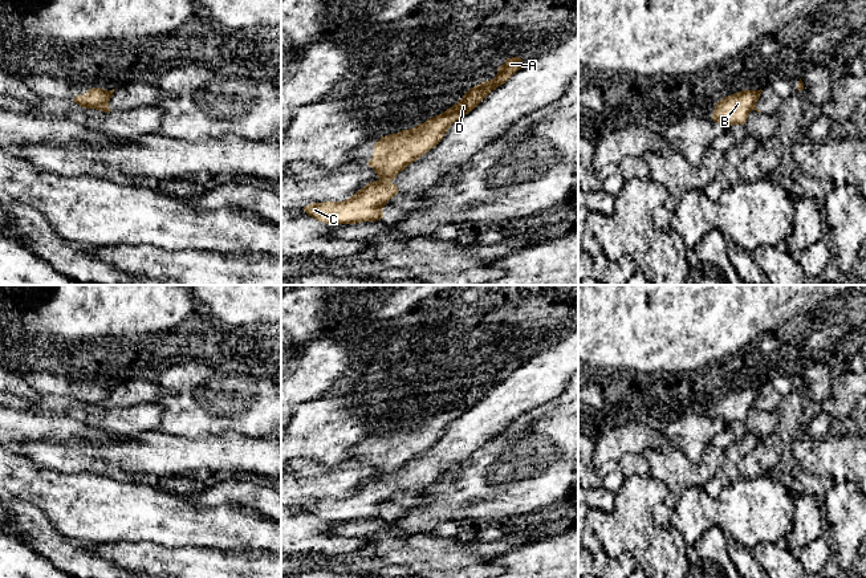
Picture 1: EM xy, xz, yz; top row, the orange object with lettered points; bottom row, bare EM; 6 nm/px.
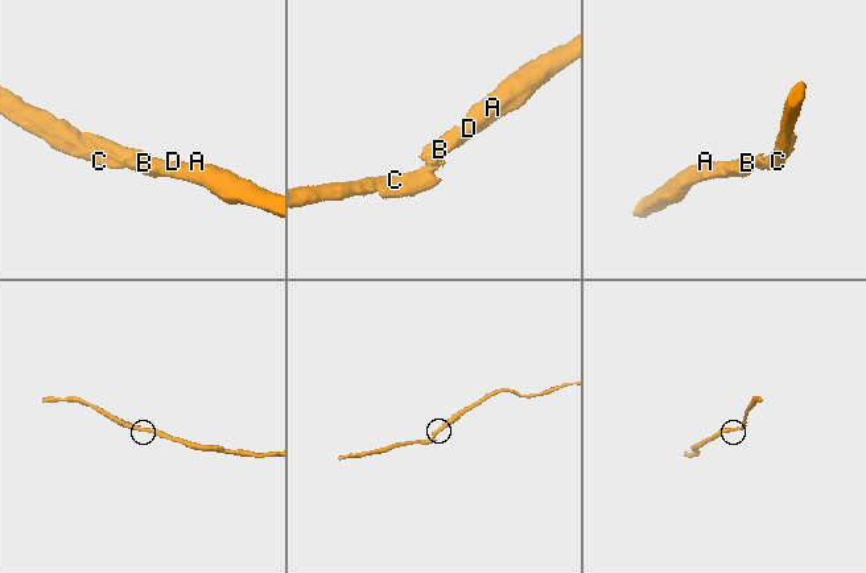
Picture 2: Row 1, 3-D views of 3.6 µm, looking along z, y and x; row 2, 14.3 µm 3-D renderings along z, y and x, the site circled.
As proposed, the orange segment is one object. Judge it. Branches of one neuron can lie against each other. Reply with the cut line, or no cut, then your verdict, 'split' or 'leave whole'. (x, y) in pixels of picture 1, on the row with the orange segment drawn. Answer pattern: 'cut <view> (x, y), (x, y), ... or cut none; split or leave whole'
cut xz (395, 174), (379, 179); split

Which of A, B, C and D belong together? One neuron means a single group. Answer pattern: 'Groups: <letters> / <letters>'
Groups: A B D / C

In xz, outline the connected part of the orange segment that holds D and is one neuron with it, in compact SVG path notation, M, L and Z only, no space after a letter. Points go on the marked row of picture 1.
M520 57L507 58L505 64L499 66L493 80L471 87L458 103L444 113L410 130L382 137L374 144L374 154L367 163L369 167L375 171L379 179L398 175L408 164L434 148L452 123L472 111L492 90L504 85L521 68L523 60Z

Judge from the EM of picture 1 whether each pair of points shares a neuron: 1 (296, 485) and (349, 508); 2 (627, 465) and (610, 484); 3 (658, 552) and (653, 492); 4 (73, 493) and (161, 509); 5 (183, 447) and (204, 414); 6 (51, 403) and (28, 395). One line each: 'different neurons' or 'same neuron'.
1: different neurons
2: same neuron
3: same neuron
4: same neuron
5: different neurons
6: different neurons

